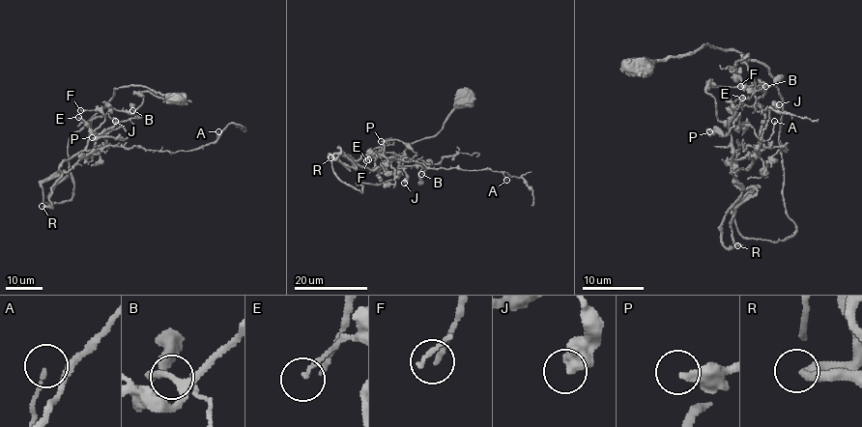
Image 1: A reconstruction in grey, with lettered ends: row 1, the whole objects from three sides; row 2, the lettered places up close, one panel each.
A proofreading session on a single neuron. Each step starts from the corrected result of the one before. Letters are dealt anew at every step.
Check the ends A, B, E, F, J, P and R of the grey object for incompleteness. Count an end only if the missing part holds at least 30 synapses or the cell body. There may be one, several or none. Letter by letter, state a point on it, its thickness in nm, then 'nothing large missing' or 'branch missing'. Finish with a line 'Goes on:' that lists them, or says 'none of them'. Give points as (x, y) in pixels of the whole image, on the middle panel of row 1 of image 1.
A: place (506, 180); calibre 130 nm; nothing large missing
B: place (421, 174); calibre 110 nm; nothing large missing
E: place (366, 160); calibre 150 nm; nothing large missing
F: place (368, 159); calibre 170 nm; nothing large missing
J: place (404, 183); calibre 650 nm; nothing large missing
P: place (381, 141); calibre 280 nm; nothing large missing
R: place (330, 157); calibre 360 nm; nothing large missing
Goes on: none of them

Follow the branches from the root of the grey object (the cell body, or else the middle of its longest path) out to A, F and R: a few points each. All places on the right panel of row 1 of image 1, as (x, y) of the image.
A: (638, 71), (702, 45), (768, 69), (796, 230), (745, 238), (732, 155), (758, 156), (774, 121)
F: (638, 71), (702, 45), (768, 69), (786, 240), (745, 238), (732, 211), (753, 188), (706, 90), (740, 86)
R: (638, 71), (702, 45), (768, 69), (796, 230), (745, 238), (732, 207), (747, 187), (732, 221), (737, 245)

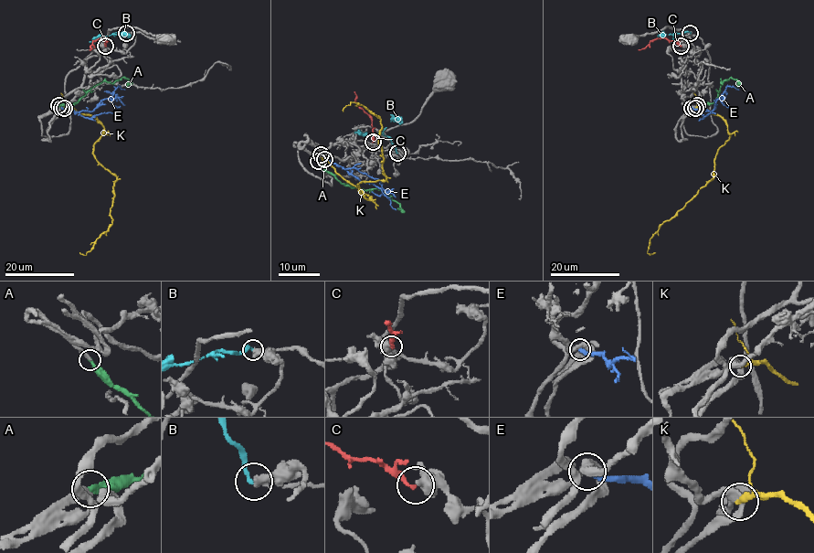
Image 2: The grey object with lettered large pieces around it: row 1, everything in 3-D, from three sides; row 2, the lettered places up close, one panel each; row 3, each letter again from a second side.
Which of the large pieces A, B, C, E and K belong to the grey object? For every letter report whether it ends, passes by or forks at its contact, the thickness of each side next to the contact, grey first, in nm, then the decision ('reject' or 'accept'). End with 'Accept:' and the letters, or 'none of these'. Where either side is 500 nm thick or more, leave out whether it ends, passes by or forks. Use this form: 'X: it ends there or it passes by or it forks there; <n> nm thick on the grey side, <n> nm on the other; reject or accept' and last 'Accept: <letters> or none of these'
A: it ends there; 320 nm thick on the grey side, 320 nm on the other; accept
B: it ends there; 440 nm thick on the grey side, 200 nm on the other; reject
C: 550 nm thick on the grey side, 200 nm on the other; reject
E: it ends there; 300 nm thick on the grey side, 240 nm on the other; reject
K: it ends there; 280 nm thick on the grey side, 300 nm on the other; reject
Accept: A

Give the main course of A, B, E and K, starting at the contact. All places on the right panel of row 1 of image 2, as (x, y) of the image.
A: (698, 106), (715, 101), (721, 81), (732, 77), (737, 81), (737, 87)
B: (690, 32), (676, 33), (672, 42)
E: (692, 108), (702, 111), (712, 111), (715, 101), (728, 86), (738, 90)
K: (695, 109), (718, 114), (725, 122), (730, 139), (717, 151), (713, 178), (650, 239), (650, 255), (655, 252)

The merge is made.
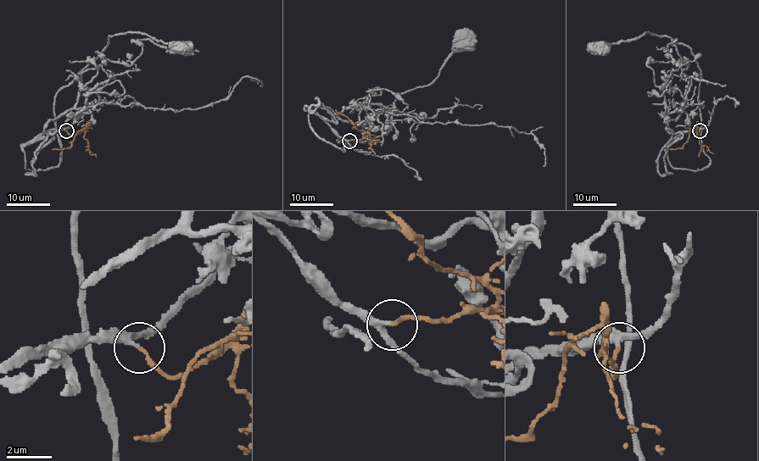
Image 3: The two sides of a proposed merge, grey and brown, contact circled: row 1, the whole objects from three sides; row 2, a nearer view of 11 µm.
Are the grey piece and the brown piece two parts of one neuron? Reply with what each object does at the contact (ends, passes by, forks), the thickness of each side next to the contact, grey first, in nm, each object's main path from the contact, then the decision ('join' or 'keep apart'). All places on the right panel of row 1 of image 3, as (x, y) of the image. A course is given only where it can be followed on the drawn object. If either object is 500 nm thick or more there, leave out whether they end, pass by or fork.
grey passes by; brown ends; calibres 240 and 180 nm; course grey (700, 130), (683, 130), (665, 147), (673, 167), (697, 170), (710, 162), (692, 50), (647, 33), (599, 50); course brown (700, 130), (698, 136), (694, 127), (681, 147), (669, 150); join

